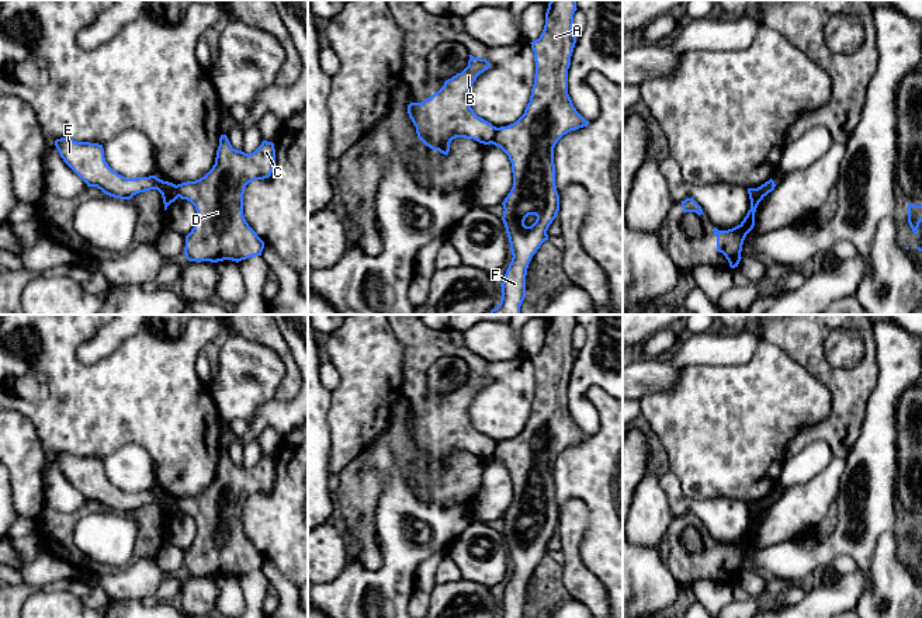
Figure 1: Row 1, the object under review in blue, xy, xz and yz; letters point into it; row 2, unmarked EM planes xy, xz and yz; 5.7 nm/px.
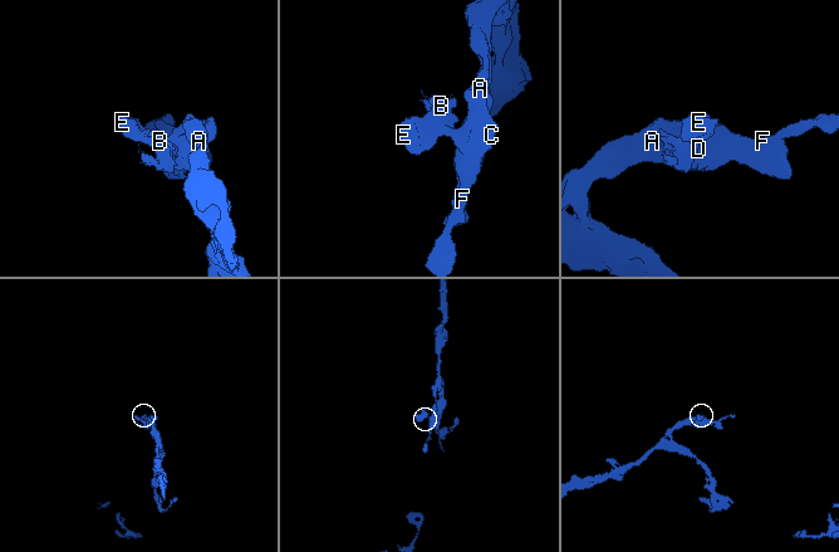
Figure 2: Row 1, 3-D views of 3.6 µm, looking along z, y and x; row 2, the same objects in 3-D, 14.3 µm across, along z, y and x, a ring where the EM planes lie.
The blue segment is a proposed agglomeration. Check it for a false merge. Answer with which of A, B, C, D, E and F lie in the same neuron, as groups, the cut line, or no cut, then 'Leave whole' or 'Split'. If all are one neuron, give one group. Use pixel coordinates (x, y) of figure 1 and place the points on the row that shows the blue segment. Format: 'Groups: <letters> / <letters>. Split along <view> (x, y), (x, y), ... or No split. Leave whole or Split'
Groups: A C D F / B E. Split along xz (498, 128), (491, 142). Split

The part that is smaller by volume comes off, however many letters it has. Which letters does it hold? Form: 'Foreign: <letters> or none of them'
Foreign: B, E

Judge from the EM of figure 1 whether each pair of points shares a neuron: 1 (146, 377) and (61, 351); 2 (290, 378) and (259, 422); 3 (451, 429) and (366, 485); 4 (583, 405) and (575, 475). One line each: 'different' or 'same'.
1: same
2: different
3: different
4: different

